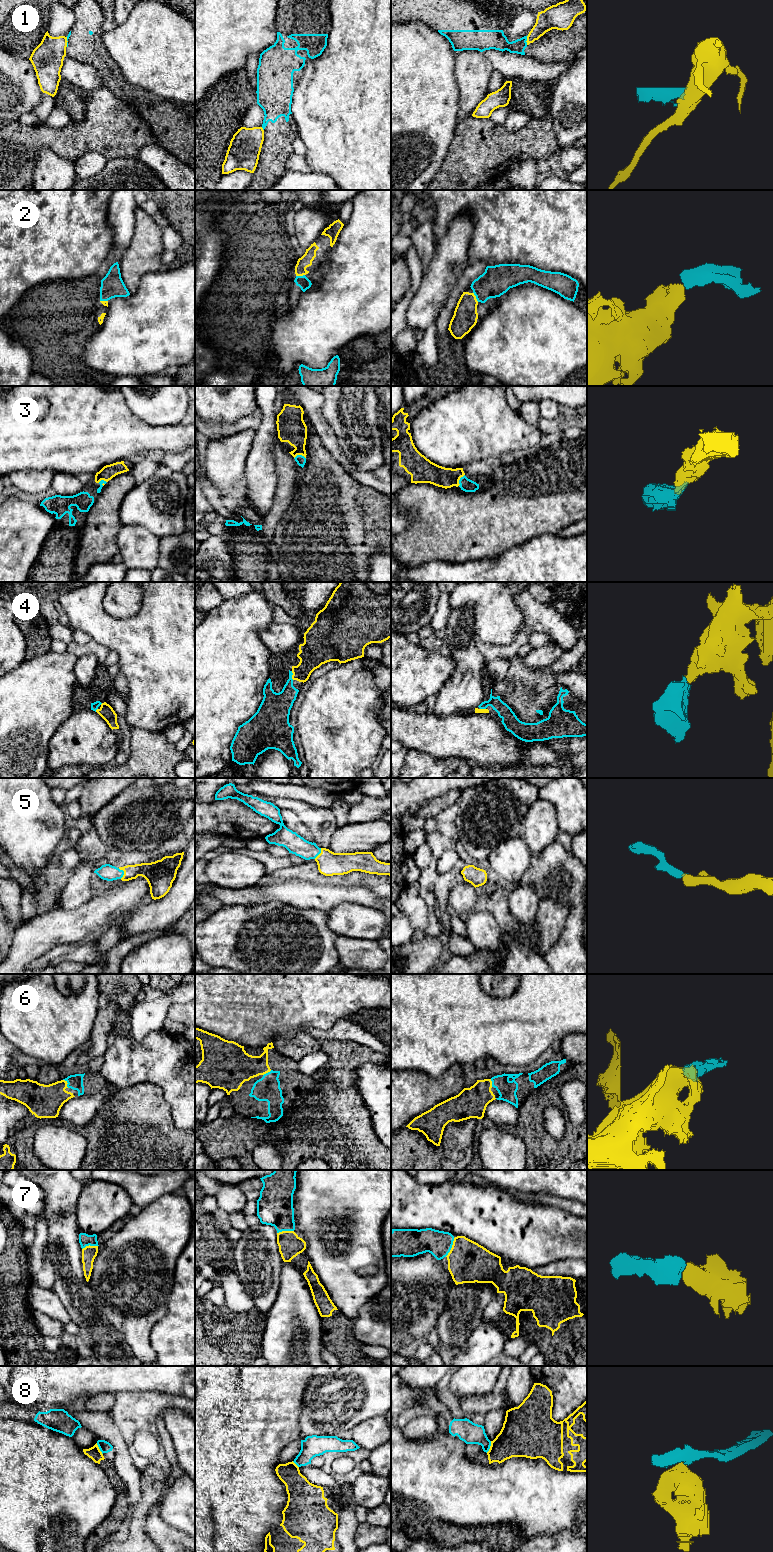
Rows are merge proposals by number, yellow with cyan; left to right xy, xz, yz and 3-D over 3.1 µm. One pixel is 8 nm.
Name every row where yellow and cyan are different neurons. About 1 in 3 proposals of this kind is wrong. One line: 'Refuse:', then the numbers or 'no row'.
Refuse: 1, 8

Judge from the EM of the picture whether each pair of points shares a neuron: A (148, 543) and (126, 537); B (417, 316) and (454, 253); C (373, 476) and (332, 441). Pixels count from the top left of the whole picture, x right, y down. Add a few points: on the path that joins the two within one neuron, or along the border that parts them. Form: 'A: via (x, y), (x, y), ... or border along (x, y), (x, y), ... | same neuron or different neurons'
A: via (143, 543), (134, 543), (131, 540) | same neuron
B: via (428, 300), (445, 269) | same neuron
C: via (361, 476), (357, 475), (336, 453) | same neuron

